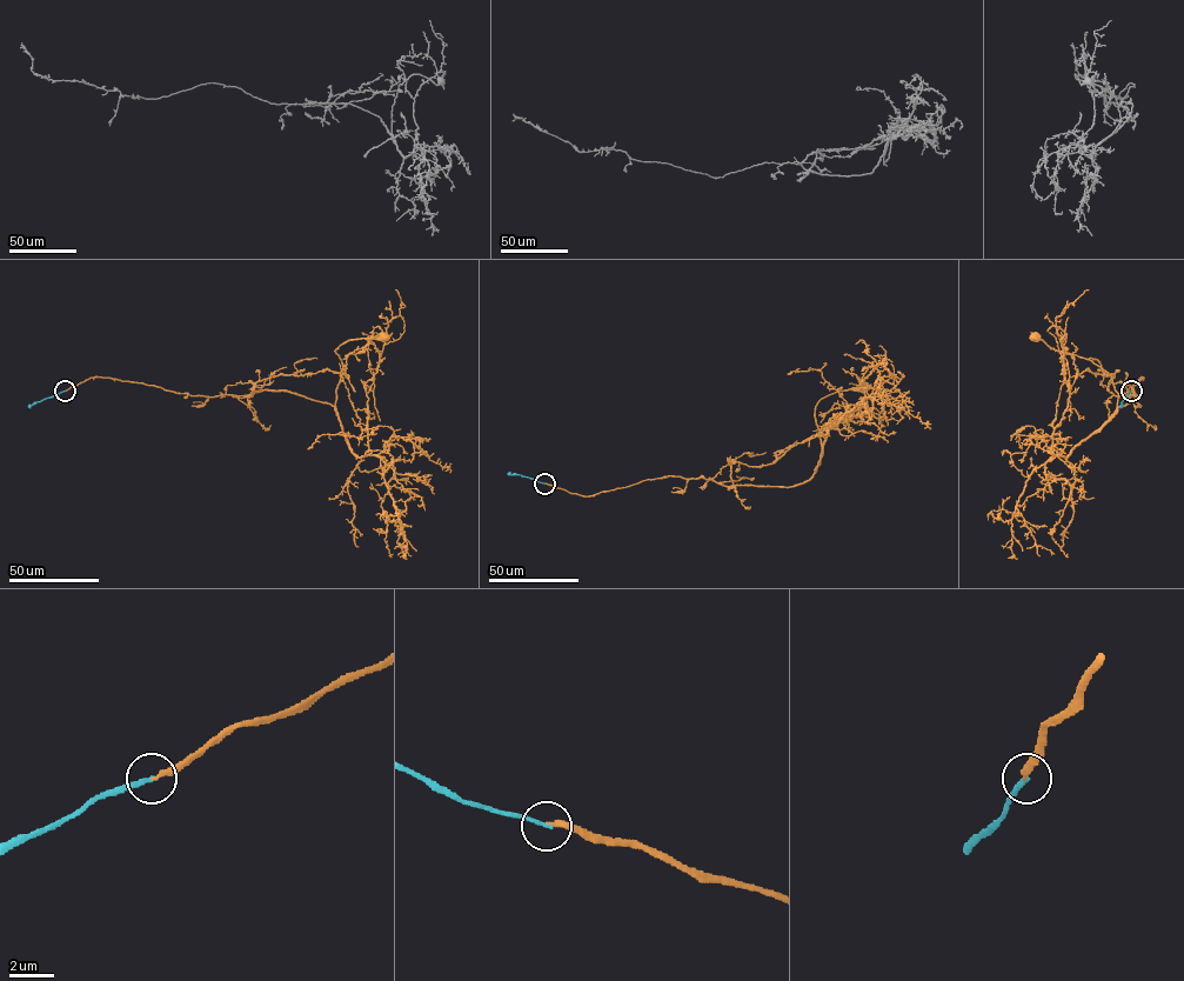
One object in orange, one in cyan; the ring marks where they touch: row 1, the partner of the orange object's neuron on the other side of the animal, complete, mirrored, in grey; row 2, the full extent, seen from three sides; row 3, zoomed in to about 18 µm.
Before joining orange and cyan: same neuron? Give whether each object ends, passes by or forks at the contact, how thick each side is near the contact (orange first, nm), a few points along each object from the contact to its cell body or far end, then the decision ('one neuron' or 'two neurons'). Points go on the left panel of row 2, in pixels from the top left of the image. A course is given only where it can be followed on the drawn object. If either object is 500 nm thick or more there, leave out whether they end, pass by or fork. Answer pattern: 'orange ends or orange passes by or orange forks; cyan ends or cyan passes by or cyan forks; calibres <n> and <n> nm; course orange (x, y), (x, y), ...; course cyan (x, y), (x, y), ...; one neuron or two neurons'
orange ends; cyan ends; calibres 200 and 170 nm; course orange (65, 391), (111, 378), (206, 396), (287, 391), (335, 406), (342, 367), (335, 351), (385, 338); course cyan (65, 391), (28, 406); two neurons

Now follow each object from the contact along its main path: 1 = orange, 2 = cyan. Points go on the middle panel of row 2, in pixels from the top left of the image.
1: (544, 484), (584, 496), (670, 475), (727, 486), (790, 487), (807, 482), (820, 465), (816, 404), (864, 387)
2: (544, 484), (508, 473)

